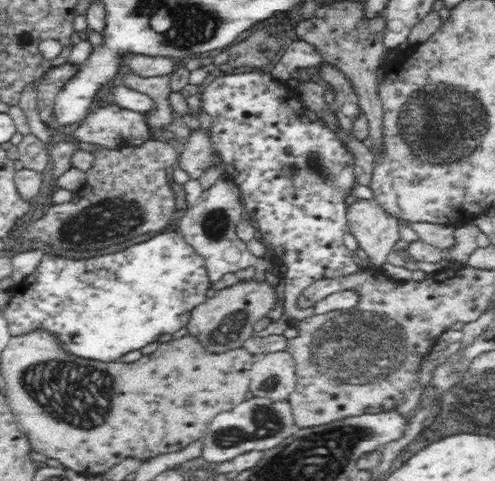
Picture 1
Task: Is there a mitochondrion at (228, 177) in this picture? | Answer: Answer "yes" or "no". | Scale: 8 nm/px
no

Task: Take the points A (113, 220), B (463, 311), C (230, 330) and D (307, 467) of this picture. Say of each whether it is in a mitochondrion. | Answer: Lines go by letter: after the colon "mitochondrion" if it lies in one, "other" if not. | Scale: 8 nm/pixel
A: mitochondrion
B: other
C: mitochondrion
D: mitochondrion

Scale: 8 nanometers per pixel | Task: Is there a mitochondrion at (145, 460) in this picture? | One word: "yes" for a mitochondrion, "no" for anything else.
no

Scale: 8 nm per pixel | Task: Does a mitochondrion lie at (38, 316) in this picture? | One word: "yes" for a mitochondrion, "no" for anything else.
no

